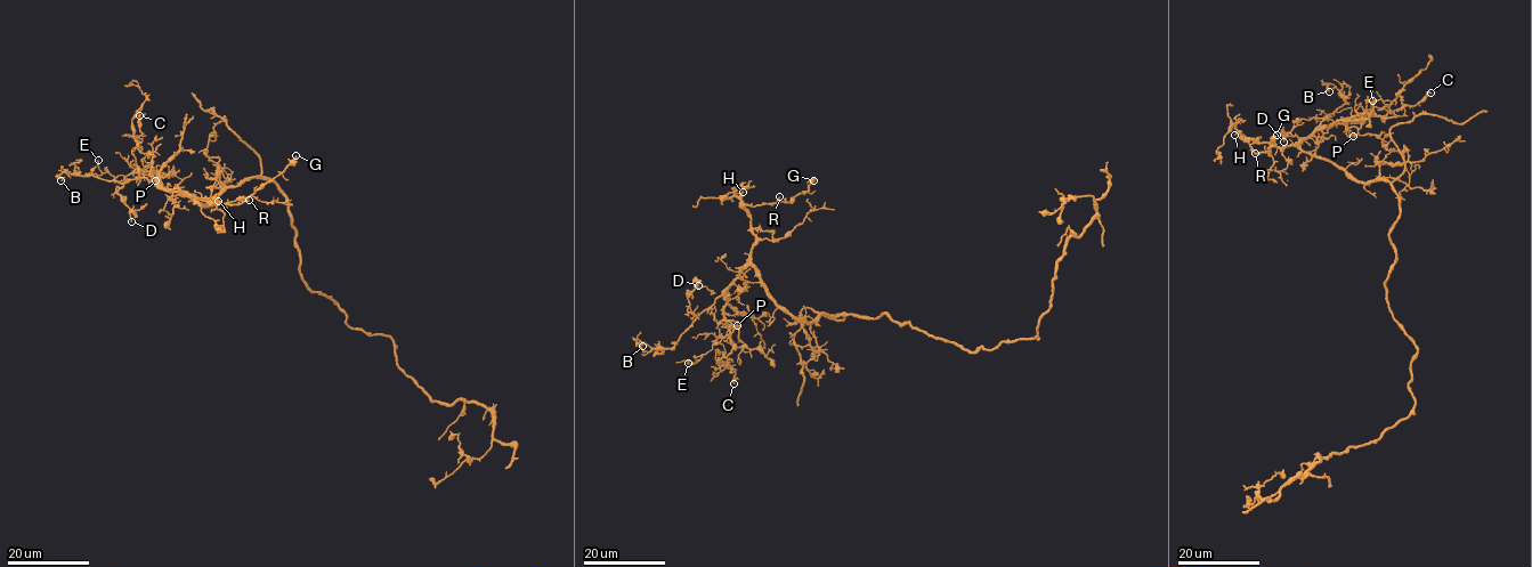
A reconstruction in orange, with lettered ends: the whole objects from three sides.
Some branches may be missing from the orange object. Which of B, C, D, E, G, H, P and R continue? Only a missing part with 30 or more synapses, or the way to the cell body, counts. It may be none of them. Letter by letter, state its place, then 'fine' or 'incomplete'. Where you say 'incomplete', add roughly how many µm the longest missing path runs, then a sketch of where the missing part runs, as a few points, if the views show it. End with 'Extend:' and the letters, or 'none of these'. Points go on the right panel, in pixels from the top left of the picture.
B: place (1329, 91); fine
C: place (1431, 92); fine
D: place (1283, 142); fine
E: place (1372, 100); fine
G: place (1277, 135); incomplete; missing 30 µm; course (1277, 135), (1293, 111), (1287, 82), (1275, 73)
H: place (1234, 135); incomplete; missing 15 µm; course (1234, 135), (1226, 143), (1229, 150), (1222, 160)
P: place (1353, 136); fine
R: place (1255, 153); fine
Extend: G, H

